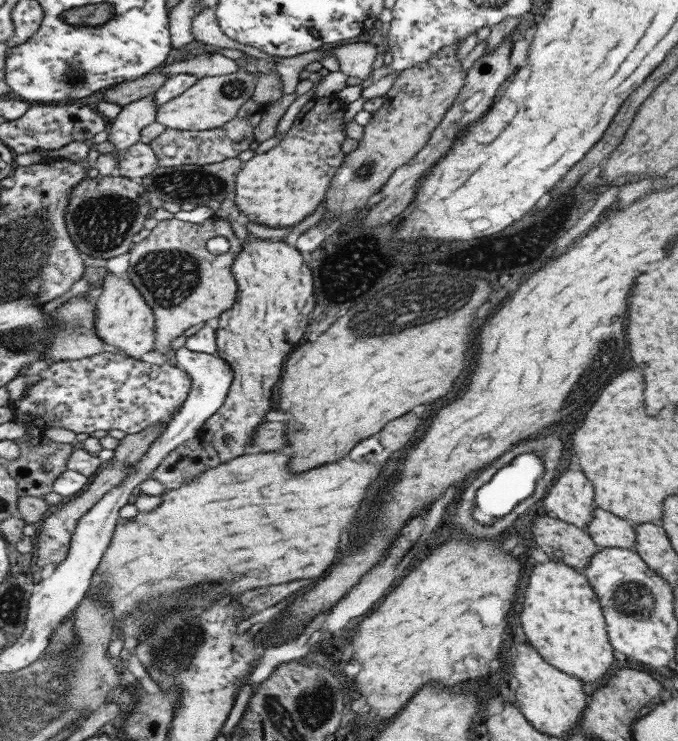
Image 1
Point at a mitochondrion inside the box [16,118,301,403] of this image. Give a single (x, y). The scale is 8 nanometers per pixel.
(101, 223)

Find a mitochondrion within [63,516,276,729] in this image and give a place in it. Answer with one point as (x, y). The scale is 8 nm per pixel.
(173, 647)

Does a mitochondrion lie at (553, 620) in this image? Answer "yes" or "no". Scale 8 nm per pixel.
no

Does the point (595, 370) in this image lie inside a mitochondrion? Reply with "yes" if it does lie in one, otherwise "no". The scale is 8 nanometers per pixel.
yes

